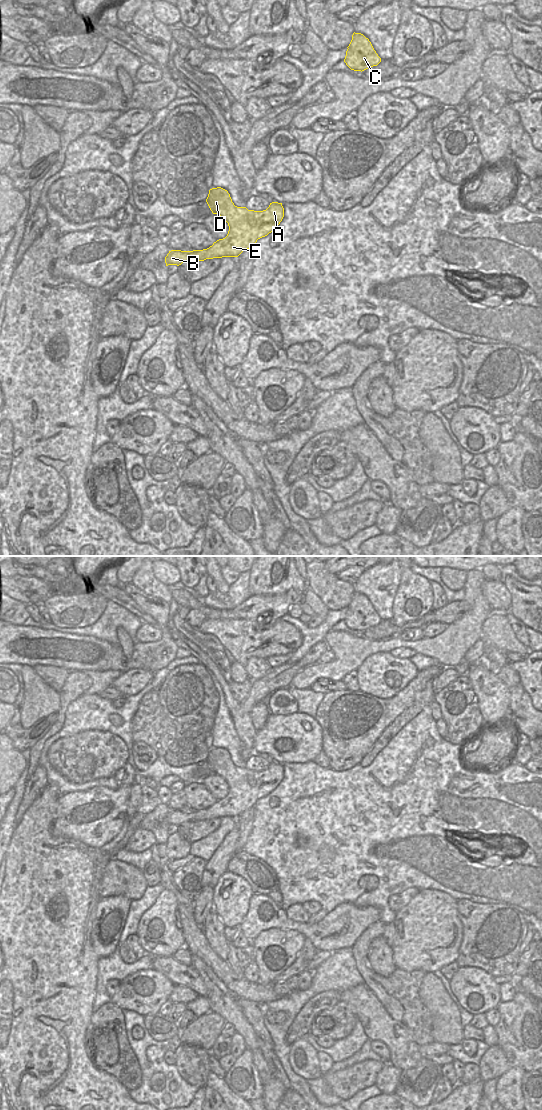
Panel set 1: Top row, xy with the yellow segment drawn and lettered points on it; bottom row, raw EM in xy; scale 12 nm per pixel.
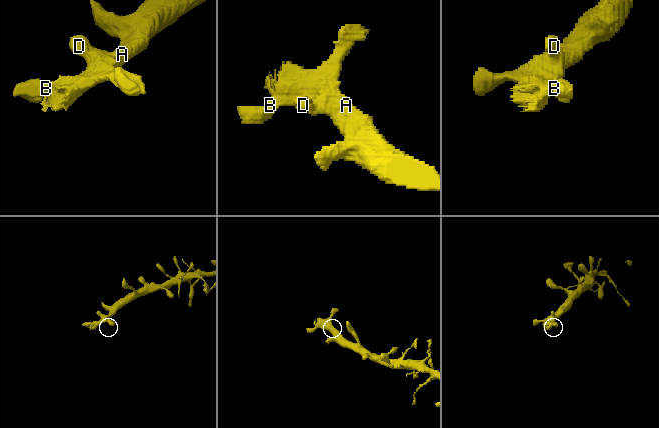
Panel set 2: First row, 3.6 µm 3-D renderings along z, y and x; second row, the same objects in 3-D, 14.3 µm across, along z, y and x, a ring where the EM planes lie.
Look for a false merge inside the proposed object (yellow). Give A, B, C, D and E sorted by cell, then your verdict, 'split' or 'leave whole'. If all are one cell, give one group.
groups A B C D E; leave whole

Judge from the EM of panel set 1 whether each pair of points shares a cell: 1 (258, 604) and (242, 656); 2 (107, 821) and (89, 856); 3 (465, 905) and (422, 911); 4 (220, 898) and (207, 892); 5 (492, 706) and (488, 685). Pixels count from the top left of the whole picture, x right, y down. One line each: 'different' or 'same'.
1: different
2: different
3: different
4: different
5: same

